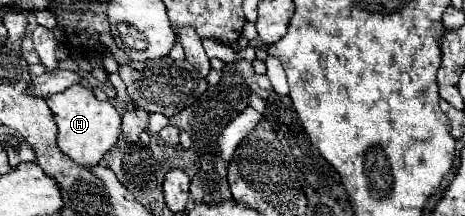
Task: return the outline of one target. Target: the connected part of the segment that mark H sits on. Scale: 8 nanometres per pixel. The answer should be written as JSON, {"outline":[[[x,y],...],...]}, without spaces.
{"outline":[[[71,85],[71,89],[47,97],[47,105],[55,115],[55,123],[59,129],[57,145],[77,165],[97,165],[103,159],[103,155],[115,145],[121,133],[121,115],[113,107],[113,103],[99,101],[93,95],[93,91],[83,85]]]}

